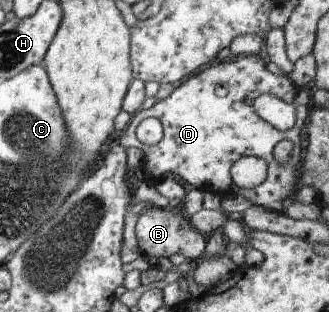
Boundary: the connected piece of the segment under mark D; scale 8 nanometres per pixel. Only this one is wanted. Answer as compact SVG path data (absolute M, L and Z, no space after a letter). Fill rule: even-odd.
M263 53L229 57L205 67L198 75L188 77L167 99L159 101L151 109L140 110L124 129L125 133L119 142L123 148L135 147L145 154L142 162L147 175L145 181L150 184L171 176L188 188L230 196L234 195L233 187L227 185L231 185L233 164L243 156L260 157L267 163L267 185L263 185L263 189L255 189L254 205L277 212L284 211L287 199L294 197L300 188L300 173L304 164L301 131L307 121L307 106L295 106L297 123L287 131L275 129L255 113L253 104L259 95L272 95L292 104L298 91L290 78L273 75L266 64ZM148 118L159 119L164 130L161 142L153 146L142 145L136 139L139 123ZM282 139L293 141L294 148L290 161L280 165L273 156L273 147Z

